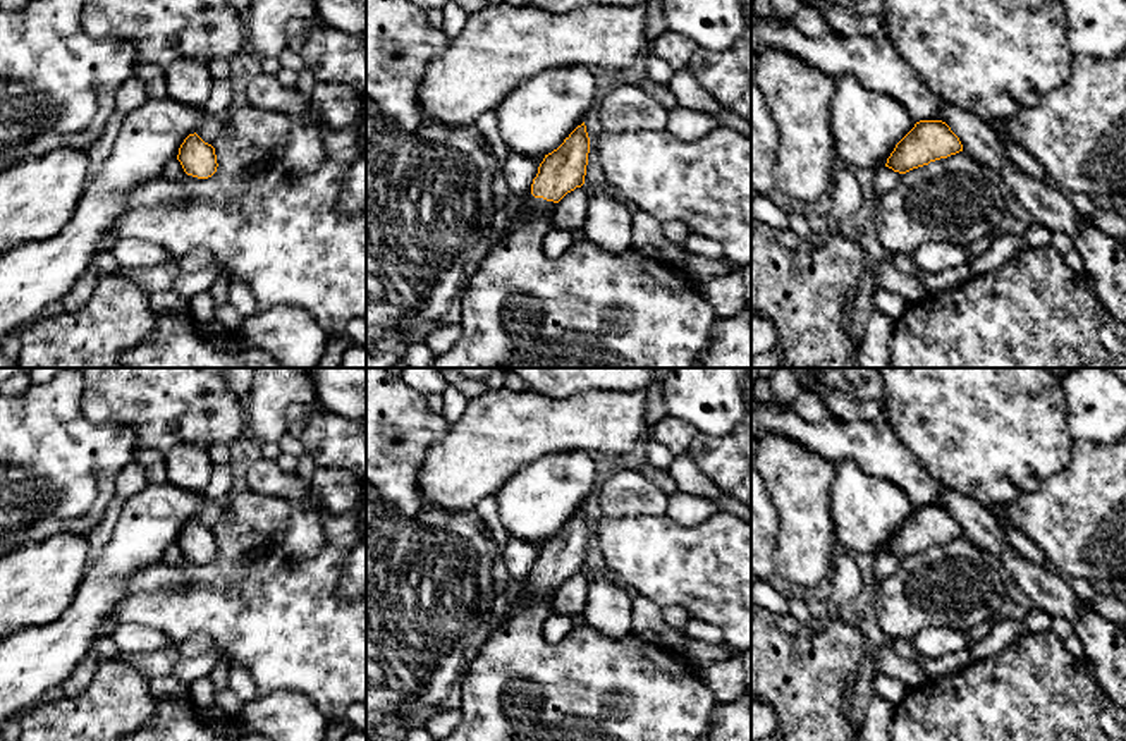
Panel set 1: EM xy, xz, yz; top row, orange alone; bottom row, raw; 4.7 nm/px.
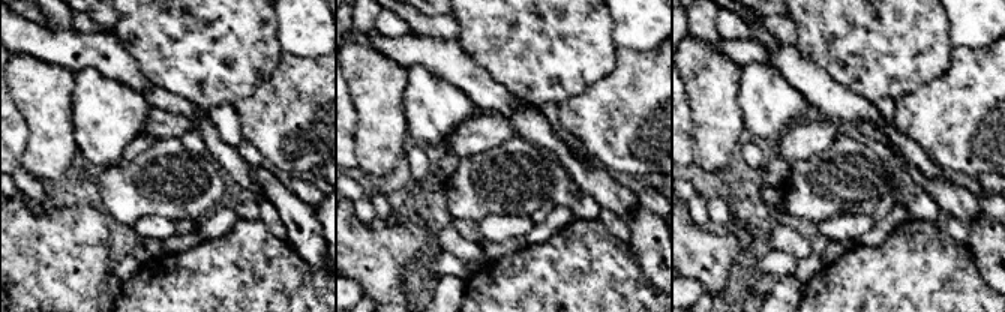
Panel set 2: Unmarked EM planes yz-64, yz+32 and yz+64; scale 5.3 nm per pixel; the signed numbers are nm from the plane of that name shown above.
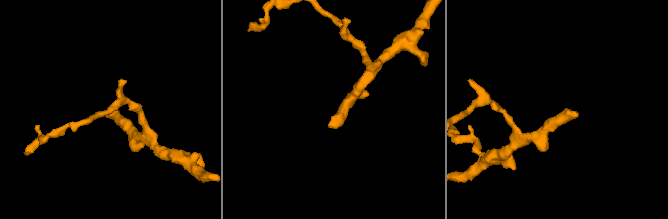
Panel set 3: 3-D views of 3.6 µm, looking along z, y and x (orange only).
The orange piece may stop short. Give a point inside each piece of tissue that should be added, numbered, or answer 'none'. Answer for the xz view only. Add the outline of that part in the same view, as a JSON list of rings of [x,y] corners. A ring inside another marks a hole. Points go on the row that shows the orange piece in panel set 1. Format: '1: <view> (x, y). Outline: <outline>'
1: xz (532, 208). Outline: [[[529,189],[529,193],[521,199],[519,211],[509,220],[502,237],[507,236],[516,227],[528,225],[536,218],[552,220],[555,205],[557,203],[554,203],[554,201],[547,201],[543,198],[535,198]]]

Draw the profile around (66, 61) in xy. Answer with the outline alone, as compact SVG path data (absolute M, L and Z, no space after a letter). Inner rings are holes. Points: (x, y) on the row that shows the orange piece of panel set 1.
M31 0L17 12L0 9L0 172L31 155L48 155L57 148L88 150L115 112L115 96L134 74L132 45L91 38L81 24L84 0Z

